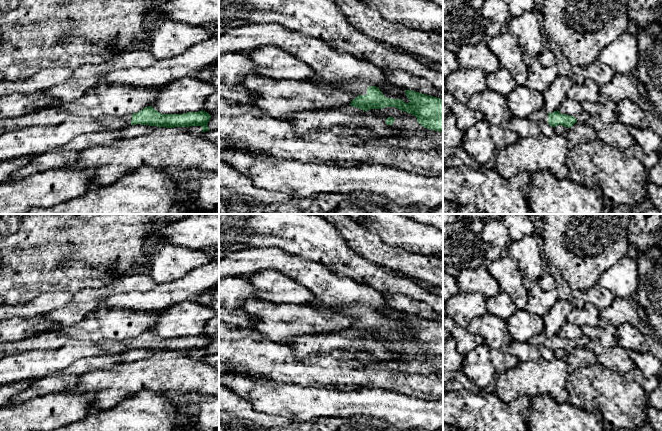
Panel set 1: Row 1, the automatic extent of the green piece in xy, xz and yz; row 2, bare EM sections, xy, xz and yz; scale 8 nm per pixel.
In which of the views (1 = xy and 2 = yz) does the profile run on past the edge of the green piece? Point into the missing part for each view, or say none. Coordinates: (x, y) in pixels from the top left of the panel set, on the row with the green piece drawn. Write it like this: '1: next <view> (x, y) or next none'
1: next xy (26, 142)
2: next yz (541, 115)

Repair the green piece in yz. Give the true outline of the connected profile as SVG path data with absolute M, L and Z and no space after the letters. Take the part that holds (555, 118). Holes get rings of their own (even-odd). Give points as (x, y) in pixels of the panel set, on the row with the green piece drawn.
M541 109L531 114L528 118L536 123L540 121L546 122L552 127L562 125L570 128L577 122L575 117L561 114L558 110L552 113L547 113L544 109Z

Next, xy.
M152 106L122 117L68 116L64 122L54 126L34 126L2 133L0 135L0 163L11 159L41 155L71 142L79 135L111 132L136 124L159 128L201 126L201 132L205 132L210 130L207 125L210 118L210 114L203 110L183 114L161 114Z

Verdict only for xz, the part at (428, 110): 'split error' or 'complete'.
split error

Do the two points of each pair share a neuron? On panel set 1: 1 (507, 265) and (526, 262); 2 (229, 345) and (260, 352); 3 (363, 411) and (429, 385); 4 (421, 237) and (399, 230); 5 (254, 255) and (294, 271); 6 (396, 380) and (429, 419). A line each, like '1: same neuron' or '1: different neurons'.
1: different neurons
2: same neuron
3: different neurons
4: same neuron
5: same neuron
6: different neurons

